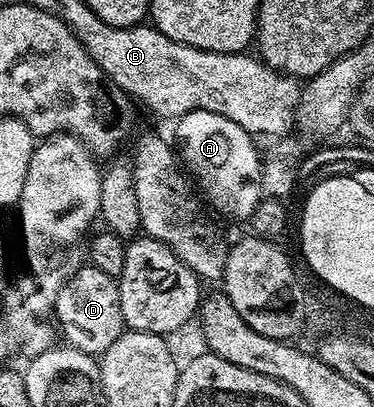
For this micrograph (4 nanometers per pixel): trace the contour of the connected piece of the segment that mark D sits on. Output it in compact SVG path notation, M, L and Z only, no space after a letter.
M93 264L84 265L84 269L75 269L61 287L53 317L59 320L59 325L63 328L63 337L67 340L64 342L70 348L92 355L102 355L106 349L113 347L113 343L117 343L117 339L125 331L121 315L119 282Z

